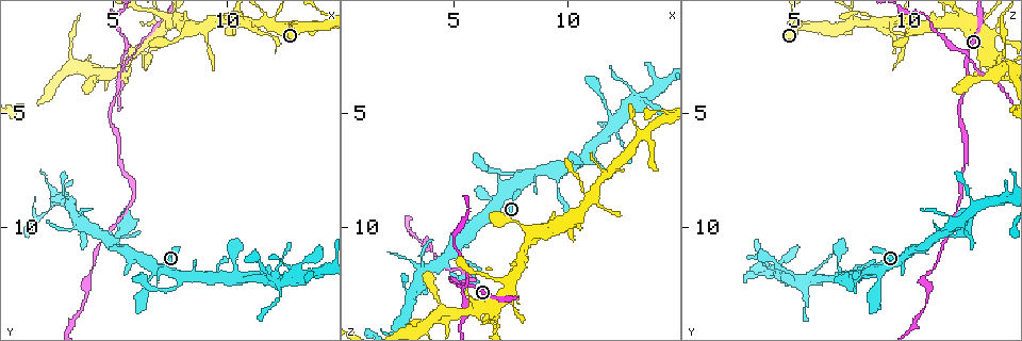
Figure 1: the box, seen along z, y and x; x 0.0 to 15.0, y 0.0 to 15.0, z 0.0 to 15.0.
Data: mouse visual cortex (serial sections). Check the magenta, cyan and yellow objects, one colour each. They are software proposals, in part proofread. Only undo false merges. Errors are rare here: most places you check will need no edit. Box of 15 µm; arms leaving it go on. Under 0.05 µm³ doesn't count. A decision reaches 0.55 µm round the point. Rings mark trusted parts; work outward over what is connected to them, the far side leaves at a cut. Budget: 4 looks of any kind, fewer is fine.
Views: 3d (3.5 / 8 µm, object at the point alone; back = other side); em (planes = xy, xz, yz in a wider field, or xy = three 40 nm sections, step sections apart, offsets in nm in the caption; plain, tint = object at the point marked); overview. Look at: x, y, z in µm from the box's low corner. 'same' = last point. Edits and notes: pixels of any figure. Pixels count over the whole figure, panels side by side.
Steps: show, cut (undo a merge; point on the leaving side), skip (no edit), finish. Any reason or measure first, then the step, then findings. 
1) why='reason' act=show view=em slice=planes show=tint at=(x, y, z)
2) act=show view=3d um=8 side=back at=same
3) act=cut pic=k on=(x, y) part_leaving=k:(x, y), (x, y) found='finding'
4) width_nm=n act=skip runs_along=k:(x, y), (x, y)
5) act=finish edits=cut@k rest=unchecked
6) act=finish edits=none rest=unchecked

why='thin neck' act=show view=3d um=3.5 at=(13.2, 1.1, 5.9)

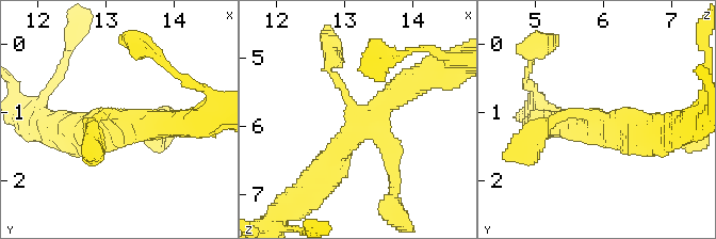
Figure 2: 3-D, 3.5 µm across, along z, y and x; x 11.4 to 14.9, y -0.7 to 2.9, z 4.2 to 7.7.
arms=4 arm_widths_nm=150,250,400,400 act=show view=em slice=planes show=tint at=(13.25, 1.15, 5.95)

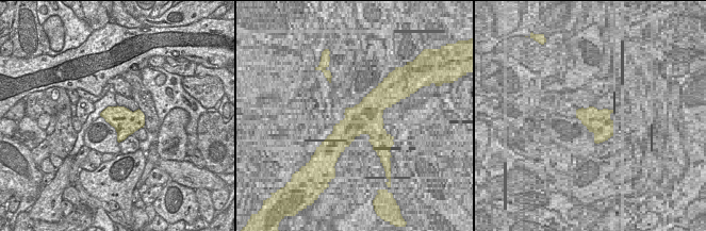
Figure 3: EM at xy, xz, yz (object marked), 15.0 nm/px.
act=skip runs_along=2:(326, 69), (362, 127), (320, 176) found='all the same cell'

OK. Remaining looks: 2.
why='four or more arms meet' act=show view=3d um=8 at=(6.7, 1.6, 13.4)

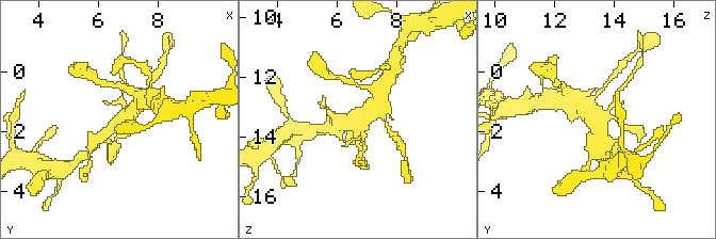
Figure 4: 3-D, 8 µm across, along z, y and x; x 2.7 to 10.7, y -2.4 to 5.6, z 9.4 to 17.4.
act=show view=3d um=3.5 at=(6.7, 1.6, 13.4)

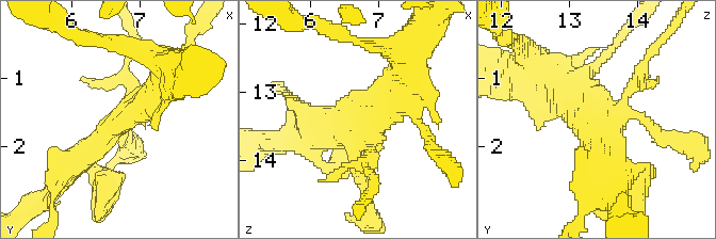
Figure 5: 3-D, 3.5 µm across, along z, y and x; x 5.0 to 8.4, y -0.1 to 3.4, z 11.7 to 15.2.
act=skip runs_along=5:(161, 83), (69, 172) found='continuous, no second cell'

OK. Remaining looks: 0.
act=finish edits=none rest=unchecked

